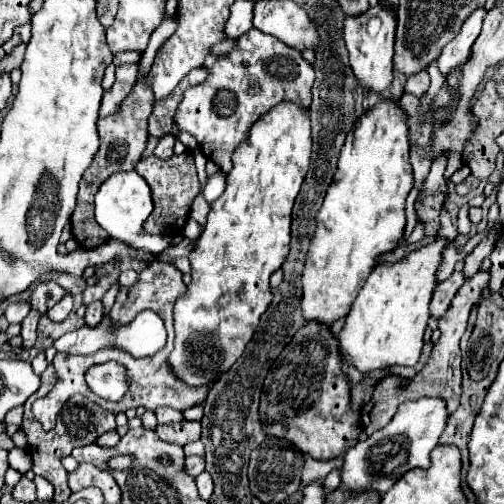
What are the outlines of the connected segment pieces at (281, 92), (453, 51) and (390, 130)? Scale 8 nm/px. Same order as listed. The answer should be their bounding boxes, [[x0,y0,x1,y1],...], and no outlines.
[[175,35,315,173],[437,5,485,77],[303,99,413,325]]

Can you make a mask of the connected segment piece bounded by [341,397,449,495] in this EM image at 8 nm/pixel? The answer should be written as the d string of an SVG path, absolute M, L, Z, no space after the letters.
M423 397L403 403L387 427L375 431L365 441L359 441L355 447L347 449L341 469L343 485L347 485L351 491L361 491L369 487L383 495L409 469L427 469L431 465L429 455L439 443L439 437L447 427L447 419L447 403L443 403L443 399Z

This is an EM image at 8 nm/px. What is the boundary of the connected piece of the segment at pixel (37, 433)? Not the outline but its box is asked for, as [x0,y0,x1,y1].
[21,397,115,503]

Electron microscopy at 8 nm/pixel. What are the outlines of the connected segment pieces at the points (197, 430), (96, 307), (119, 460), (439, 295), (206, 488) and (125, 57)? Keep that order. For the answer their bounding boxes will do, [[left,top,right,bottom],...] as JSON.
[[157,421,201,447],[85,301,105,327],[108,455,133,470],[431,273,463,319],[197,471,213,501],[112,51,141,67]]

